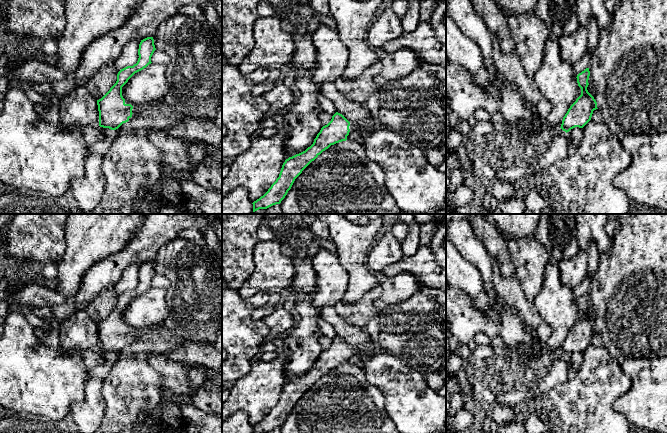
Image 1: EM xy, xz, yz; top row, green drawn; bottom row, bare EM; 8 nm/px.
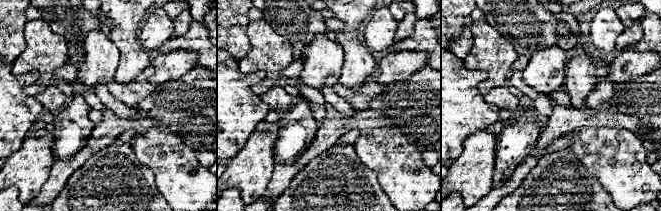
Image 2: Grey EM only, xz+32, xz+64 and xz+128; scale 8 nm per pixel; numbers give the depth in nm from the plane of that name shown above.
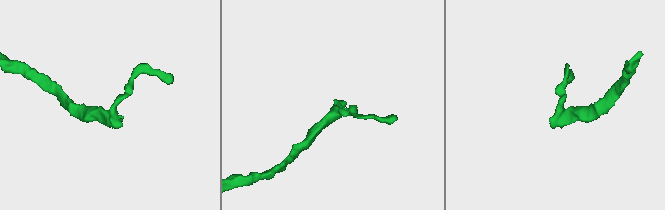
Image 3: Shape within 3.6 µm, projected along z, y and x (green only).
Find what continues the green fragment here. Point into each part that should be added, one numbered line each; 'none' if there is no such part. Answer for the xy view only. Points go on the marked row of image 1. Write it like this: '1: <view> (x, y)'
1: xy (141, 107)

